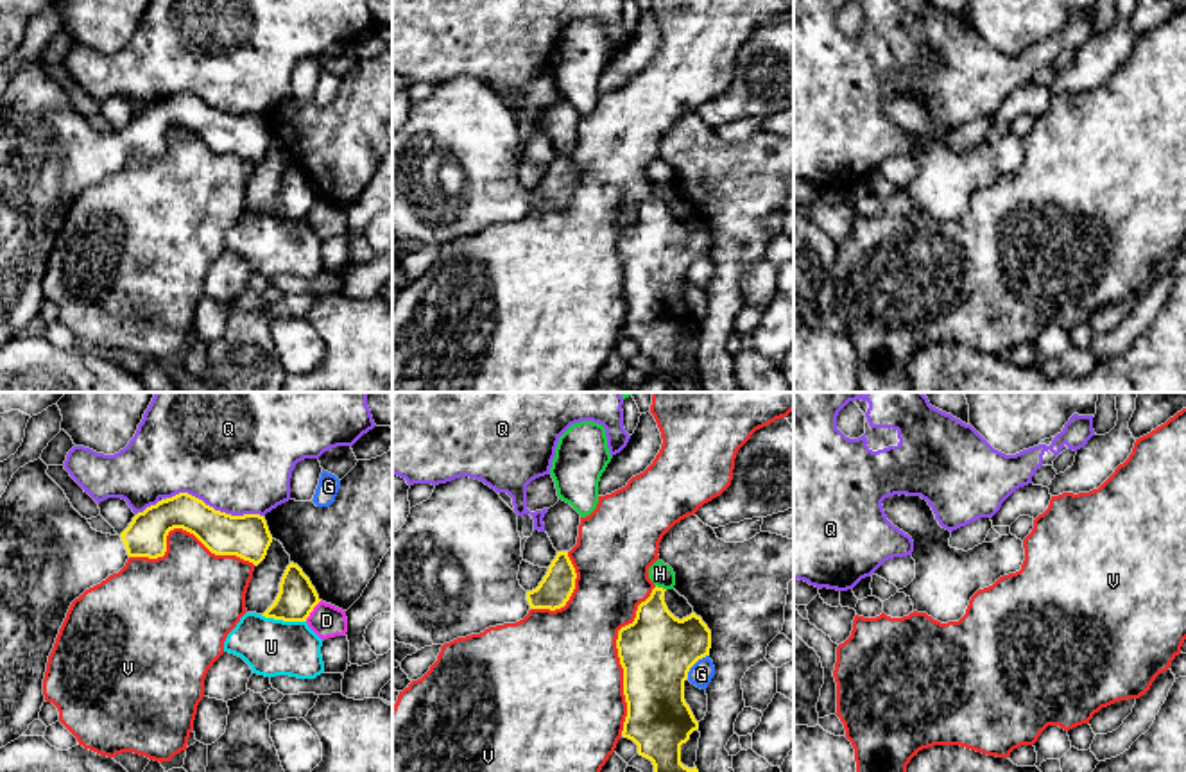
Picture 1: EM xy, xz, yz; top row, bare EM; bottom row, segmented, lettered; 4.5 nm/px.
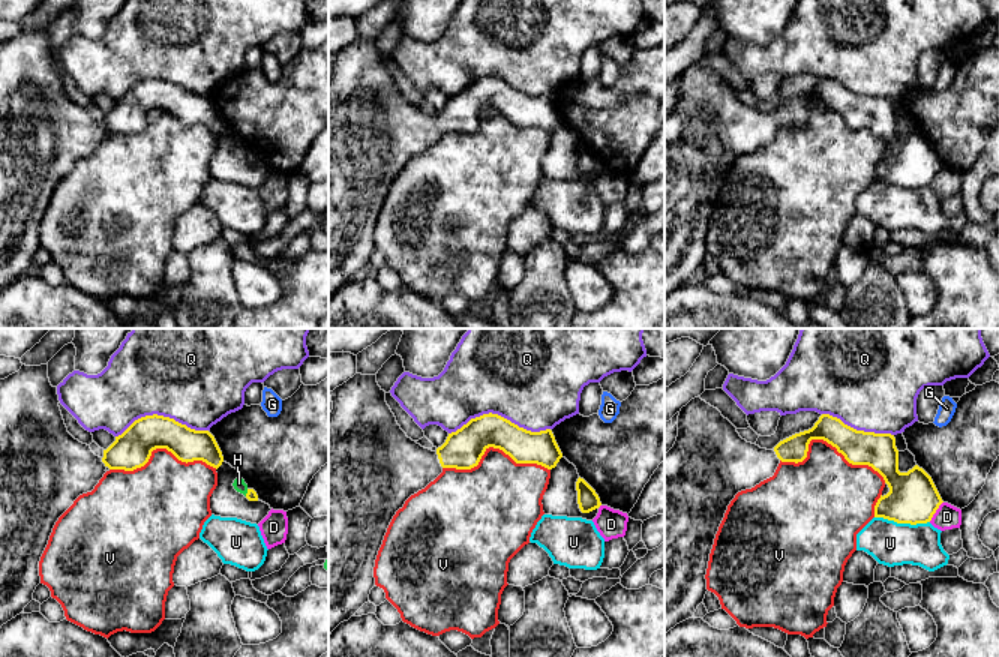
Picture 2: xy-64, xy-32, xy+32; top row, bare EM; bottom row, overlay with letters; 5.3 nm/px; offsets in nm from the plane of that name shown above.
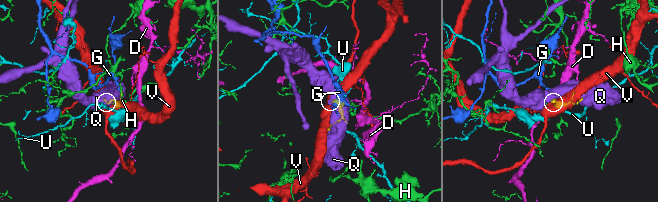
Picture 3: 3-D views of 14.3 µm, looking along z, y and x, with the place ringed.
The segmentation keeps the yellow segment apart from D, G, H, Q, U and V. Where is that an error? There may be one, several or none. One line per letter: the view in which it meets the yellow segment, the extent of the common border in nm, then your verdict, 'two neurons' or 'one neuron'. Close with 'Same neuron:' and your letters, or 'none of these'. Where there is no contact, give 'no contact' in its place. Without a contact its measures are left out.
D: xy | 120 nm | two neurons
G: xz | 150 nm | two neurons
H: xz | 50 nm | two neurons
Q: xy | 440 nm | two neurons
U: xy | 220 nm | two neurons
V: xz | 700 nm | two neurons
Same neuron: none of these

